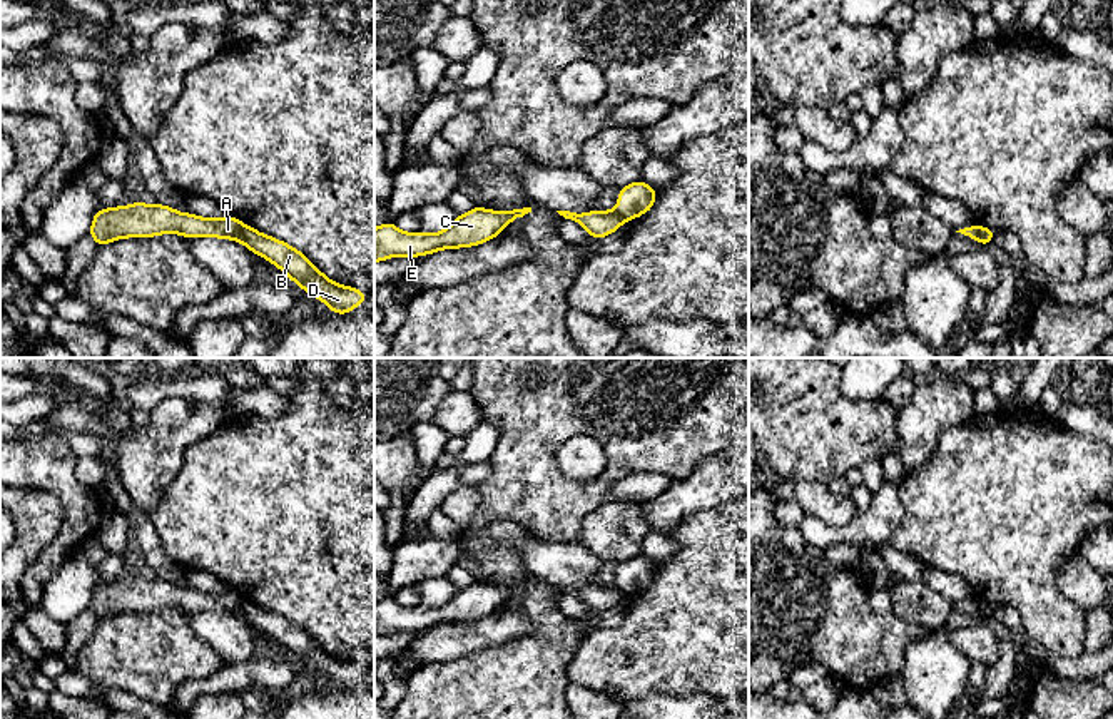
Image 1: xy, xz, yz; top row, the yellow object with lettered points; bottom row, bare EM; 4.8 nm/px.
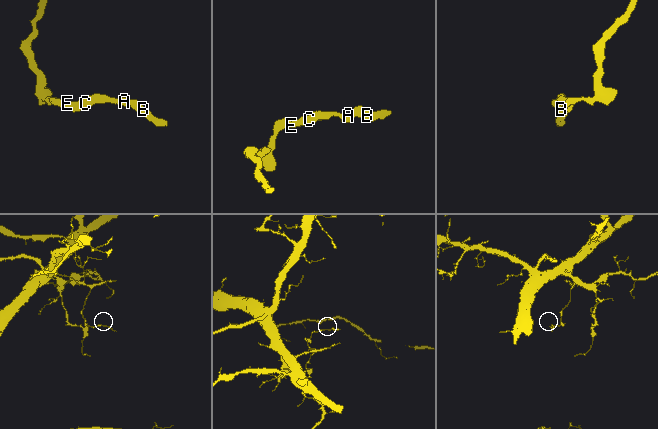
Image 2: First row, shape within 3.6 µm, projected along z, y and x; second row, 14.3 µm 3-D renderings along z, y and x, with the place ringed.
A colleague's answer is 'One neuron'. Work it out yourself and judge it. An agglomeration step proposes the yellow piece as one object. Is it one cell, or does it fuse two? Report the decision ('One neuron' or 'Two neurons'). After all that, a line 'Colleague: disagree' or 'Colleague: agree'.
Two neurons
Colleague: disagree

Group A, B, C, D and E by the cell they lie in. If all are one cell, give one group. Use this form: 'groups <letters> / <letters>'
groups A C E / B D

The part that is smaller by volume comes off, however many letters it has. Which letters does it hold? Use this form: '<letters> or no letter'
B, D

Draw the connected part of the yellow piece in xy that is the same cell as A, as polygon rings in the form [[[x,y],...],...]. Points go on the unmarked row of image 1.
[[[137,575],[127,582],[97,584],[89,604],[99,622],[122,612],[154,612],[164,607],[187,614],[211,610],[242,617],[244,599],[234,590],[207,594],[177,587],[160,577],[147,580]]]

